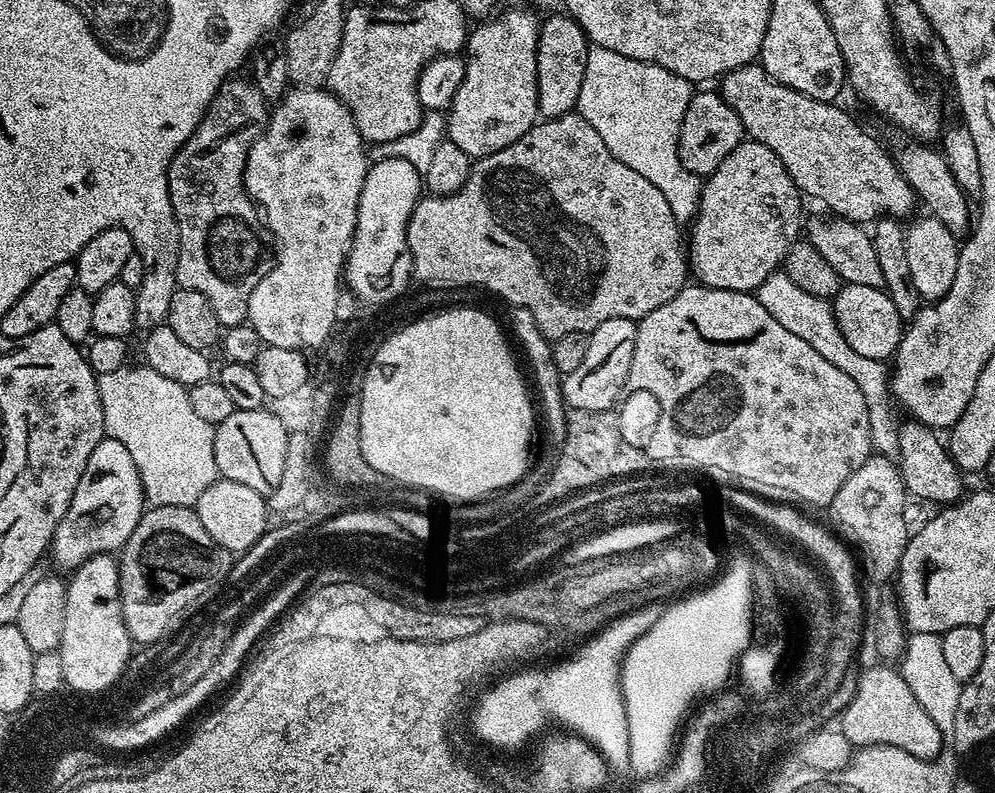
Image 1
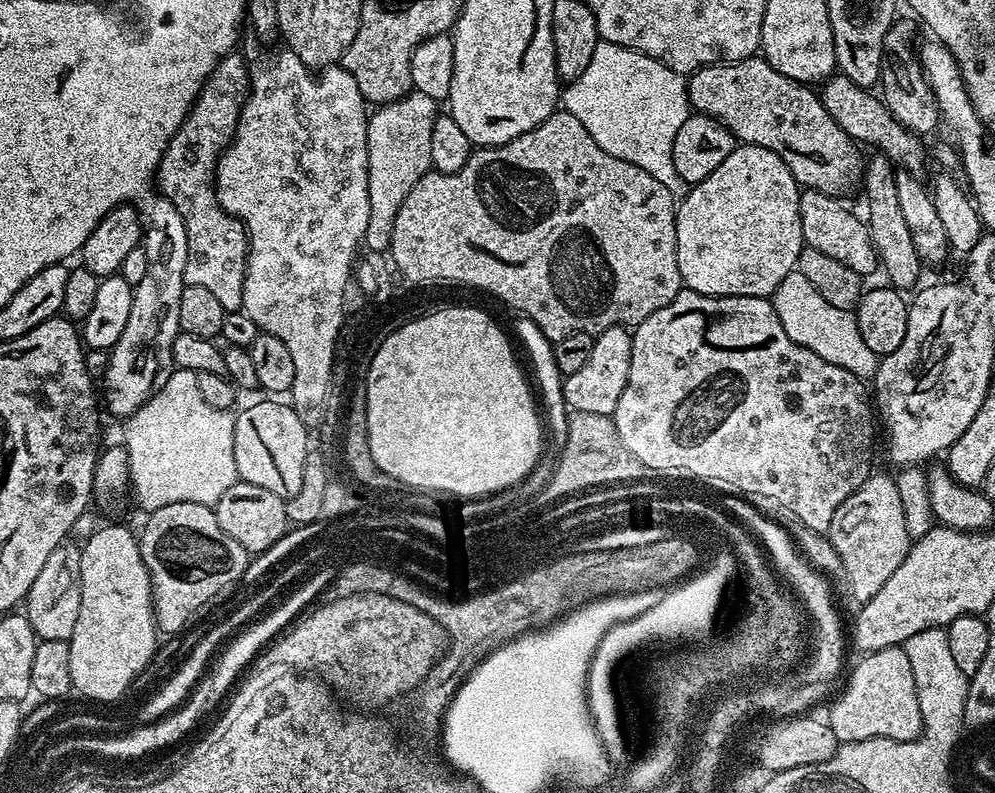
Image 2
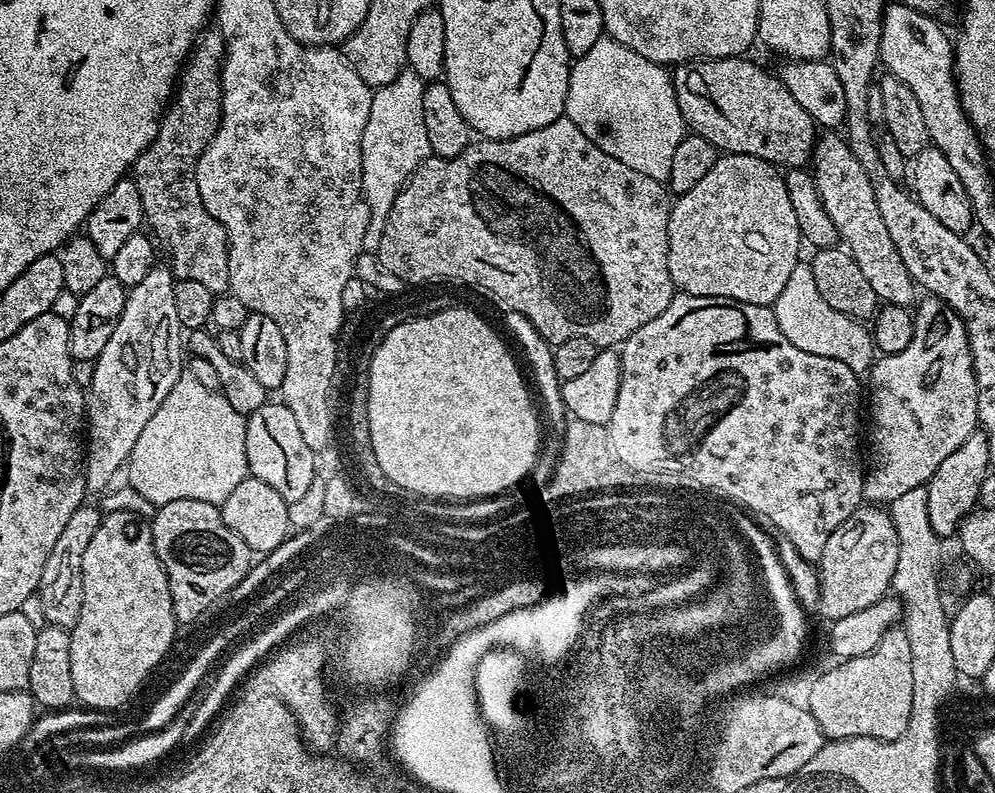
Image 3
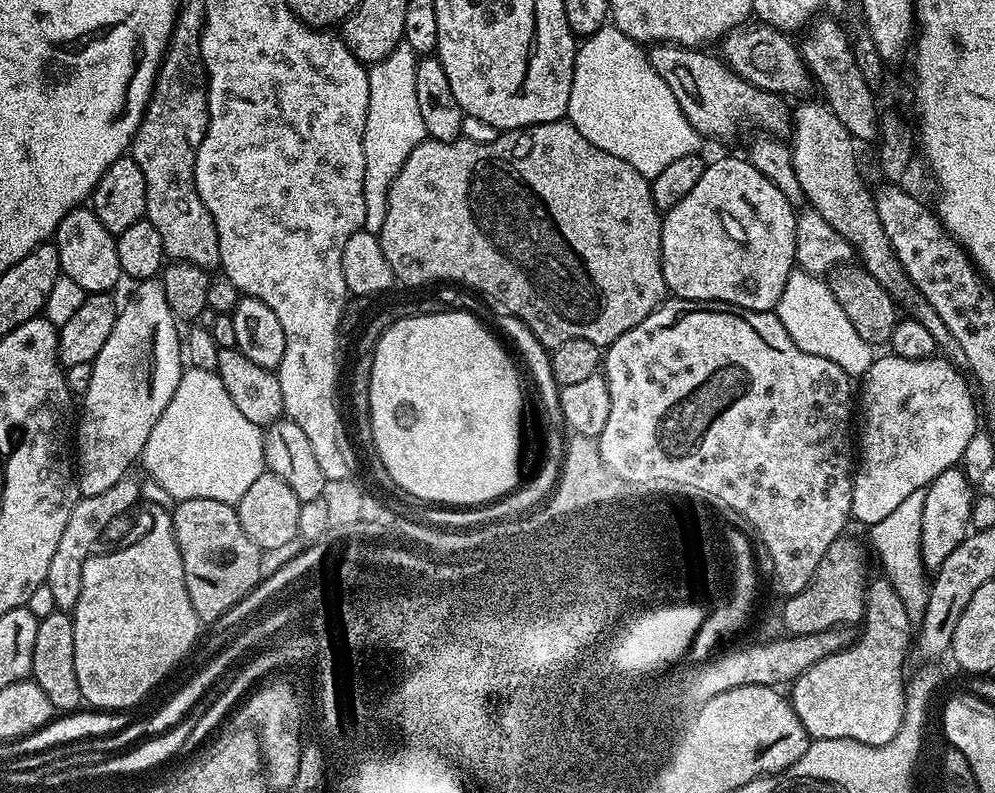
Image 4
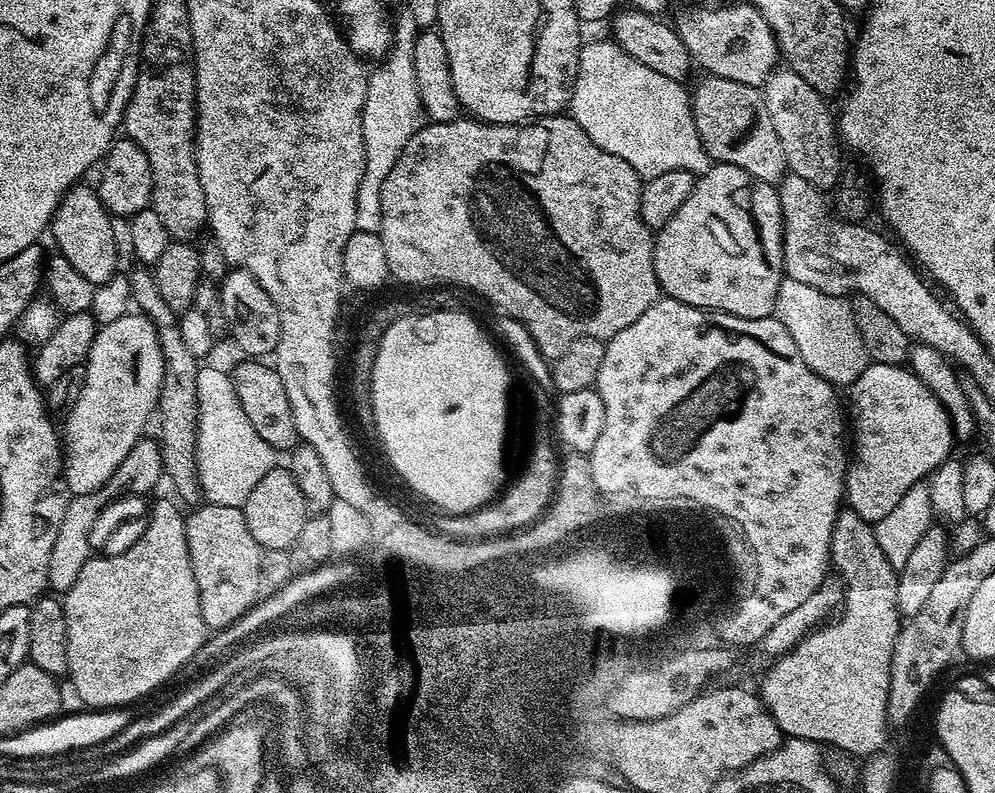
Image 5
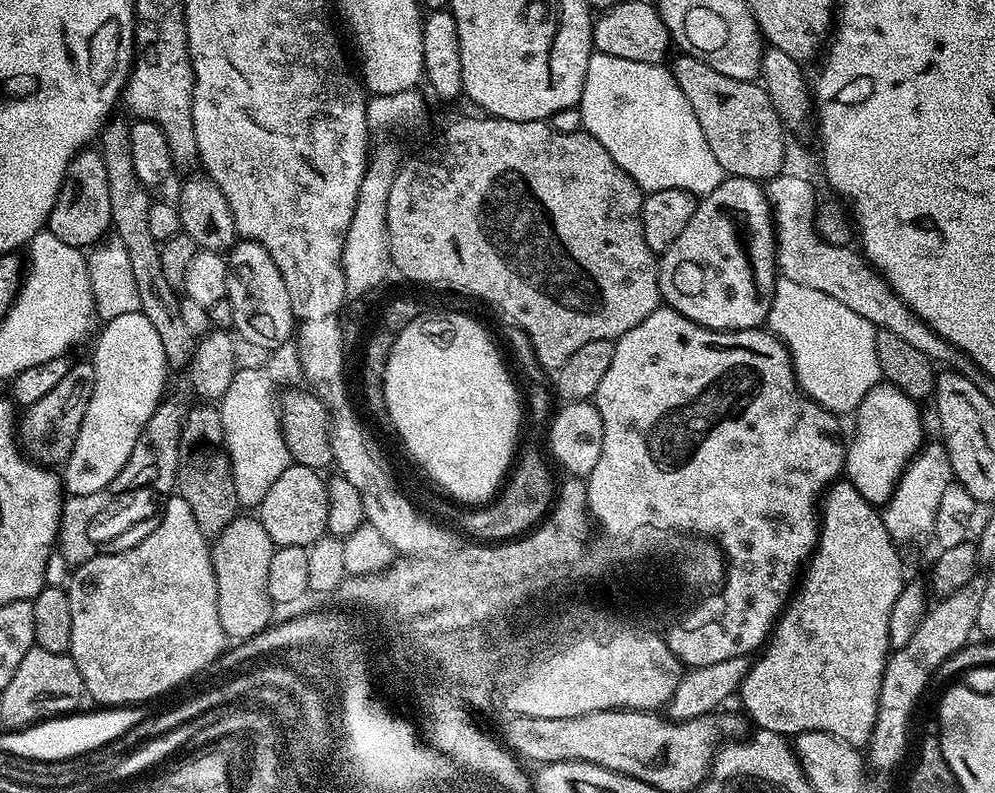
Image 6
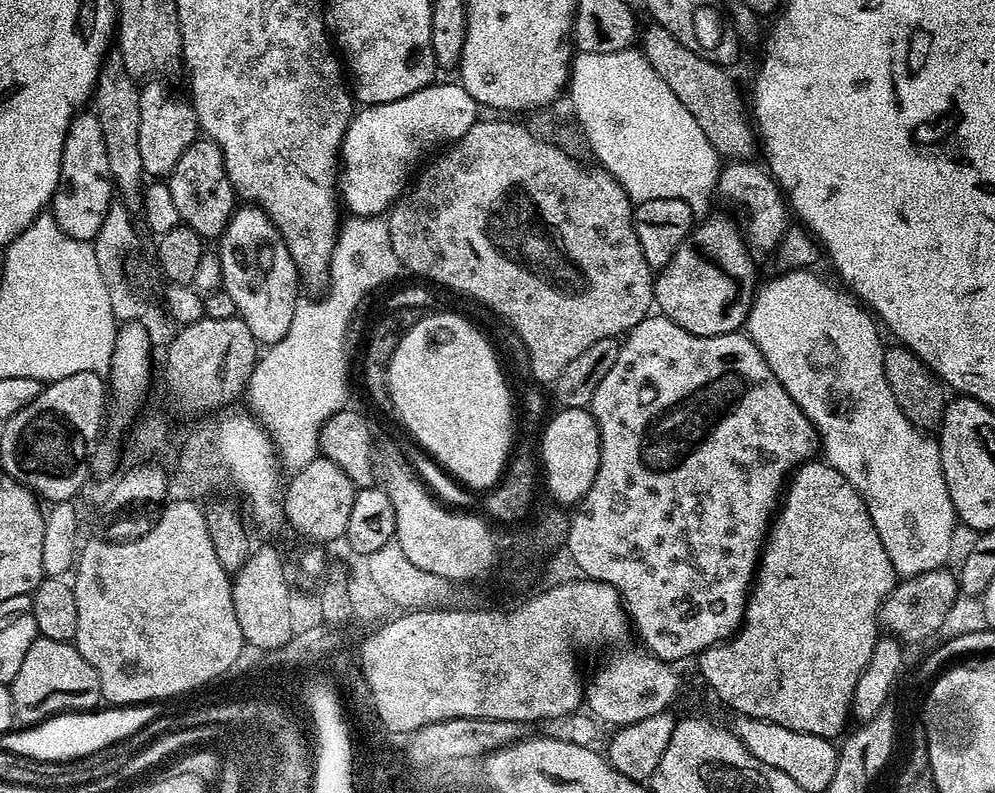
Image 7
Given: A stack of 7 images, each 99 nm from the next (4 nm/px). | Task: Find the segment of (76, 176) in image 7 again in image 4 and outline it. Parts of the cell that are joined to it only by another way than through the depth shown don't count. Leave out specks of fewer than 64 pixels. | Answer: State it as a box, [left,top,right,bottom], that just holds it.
[54,206,122,294]

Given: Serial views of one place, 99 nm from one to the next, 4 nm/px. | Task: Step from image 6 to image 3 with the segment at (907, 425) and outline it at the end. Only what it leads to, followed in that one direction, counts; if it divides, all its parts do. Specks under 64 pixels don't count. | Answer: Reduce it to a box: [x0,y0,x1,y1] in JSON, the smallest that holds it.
[864,295,978,506]

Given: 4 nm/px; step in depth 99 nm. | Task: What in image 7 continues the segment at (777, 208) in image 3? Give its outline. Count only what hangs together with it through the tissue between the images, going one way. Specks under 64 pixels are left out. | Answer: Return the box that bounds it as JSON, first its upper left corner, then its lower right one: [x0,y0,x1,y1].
[654,215,758,336]

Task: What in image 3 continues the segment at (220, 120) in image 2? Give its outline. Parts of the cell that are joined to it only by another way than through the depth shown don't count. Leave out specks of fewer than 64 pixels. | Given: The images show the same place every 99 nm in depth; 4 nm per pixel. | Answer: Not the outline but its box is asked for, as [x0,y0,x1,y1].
[134,31,229,294]

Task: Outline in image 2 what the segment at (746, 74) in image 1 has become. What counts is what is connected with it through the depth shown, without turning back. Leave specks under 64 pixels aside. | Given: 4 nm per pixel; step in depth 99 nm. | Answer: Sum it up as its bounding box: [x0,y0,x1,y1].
[687,55,862,197]

